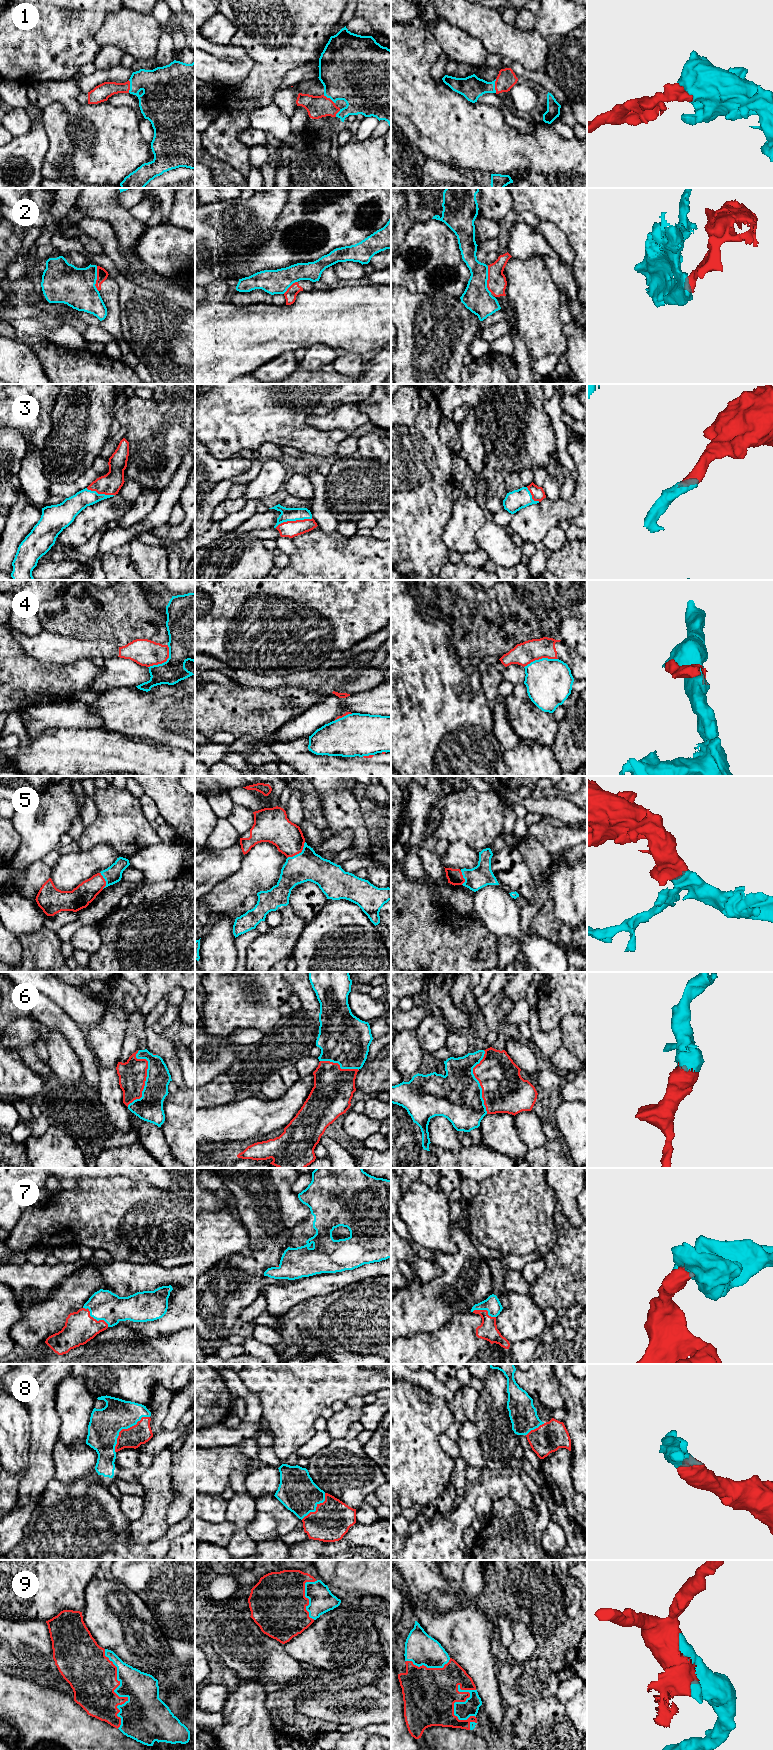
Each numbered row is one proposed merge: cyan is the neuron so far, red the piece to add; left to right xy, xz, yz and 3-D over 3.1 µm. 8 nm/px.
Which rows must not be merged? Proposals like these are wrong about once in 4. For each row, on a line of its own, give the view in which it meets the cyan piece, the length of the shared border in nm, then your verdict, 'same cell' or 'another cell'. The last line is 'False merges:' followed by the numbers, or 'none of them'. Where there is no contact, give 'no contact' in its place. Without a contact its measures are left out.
1: contact in yz; length 110 nm; same cell
2: contact in yz; length 220 nm; another cell
3: contact in xz; length 320 nm; same cell
4: contact in xy; length 240 nm; another cell
5: contact in xz; length 200 nm; same cell
6: contact in xy; length 460 nm; same cell
7: contact in xy; length 260 nm; same cell
8: contact in xy; length 400 nm; same cell
9: contact in xy; length 650 nm; same cell
False merges: 2, 4

